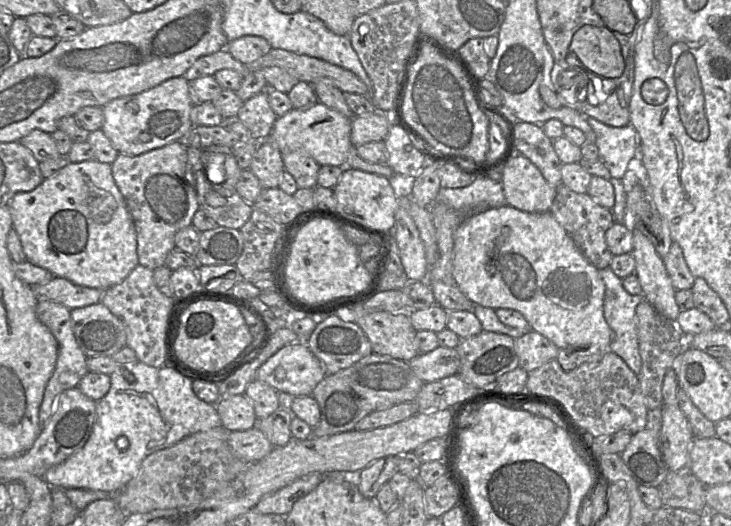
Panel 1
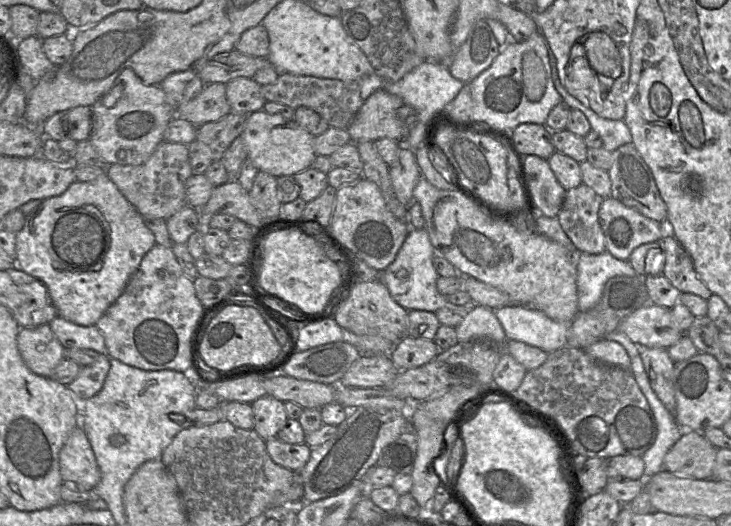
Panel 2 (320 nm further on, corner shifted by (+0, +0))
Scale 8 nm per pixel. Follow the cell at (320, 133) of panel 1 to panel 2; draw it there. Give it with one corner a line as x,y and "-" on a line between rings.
258,110
247,115
244,130
240,135
247,148
247,159
259,170
276,178
294,176
312,167
316,158
314,137
294,120
274,116

